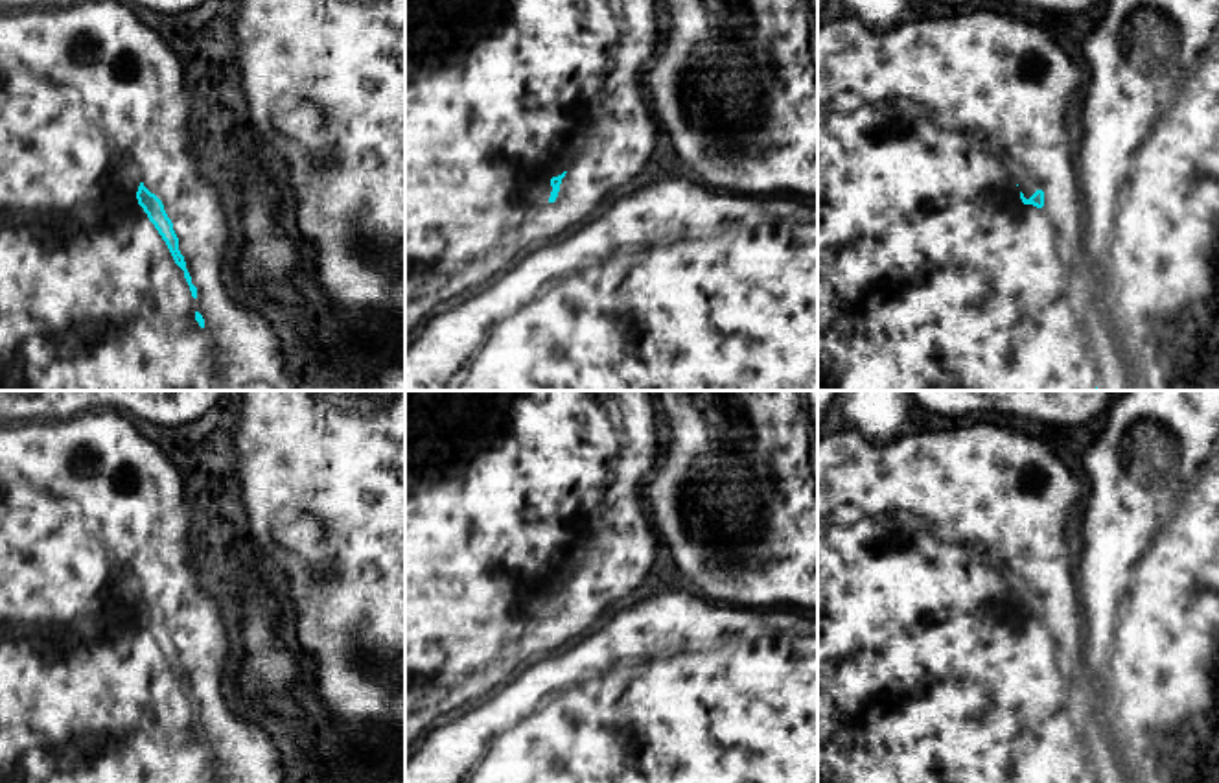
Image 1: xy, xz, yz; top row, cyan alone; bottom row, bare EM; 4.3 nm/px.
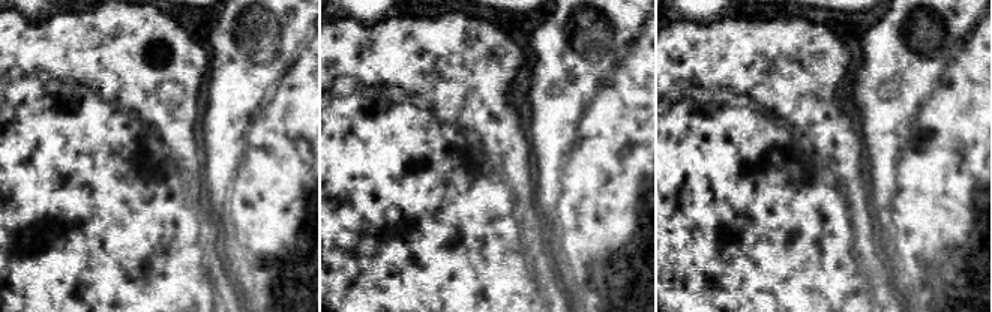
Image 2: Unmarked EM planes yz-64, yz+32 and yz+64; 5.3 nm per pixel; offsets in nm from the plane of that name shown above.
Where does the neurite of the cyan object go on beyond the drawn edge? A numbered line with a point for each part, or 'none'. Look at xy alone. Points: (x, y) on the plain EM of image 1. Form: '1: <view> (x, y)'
1: xy (87, 695)

